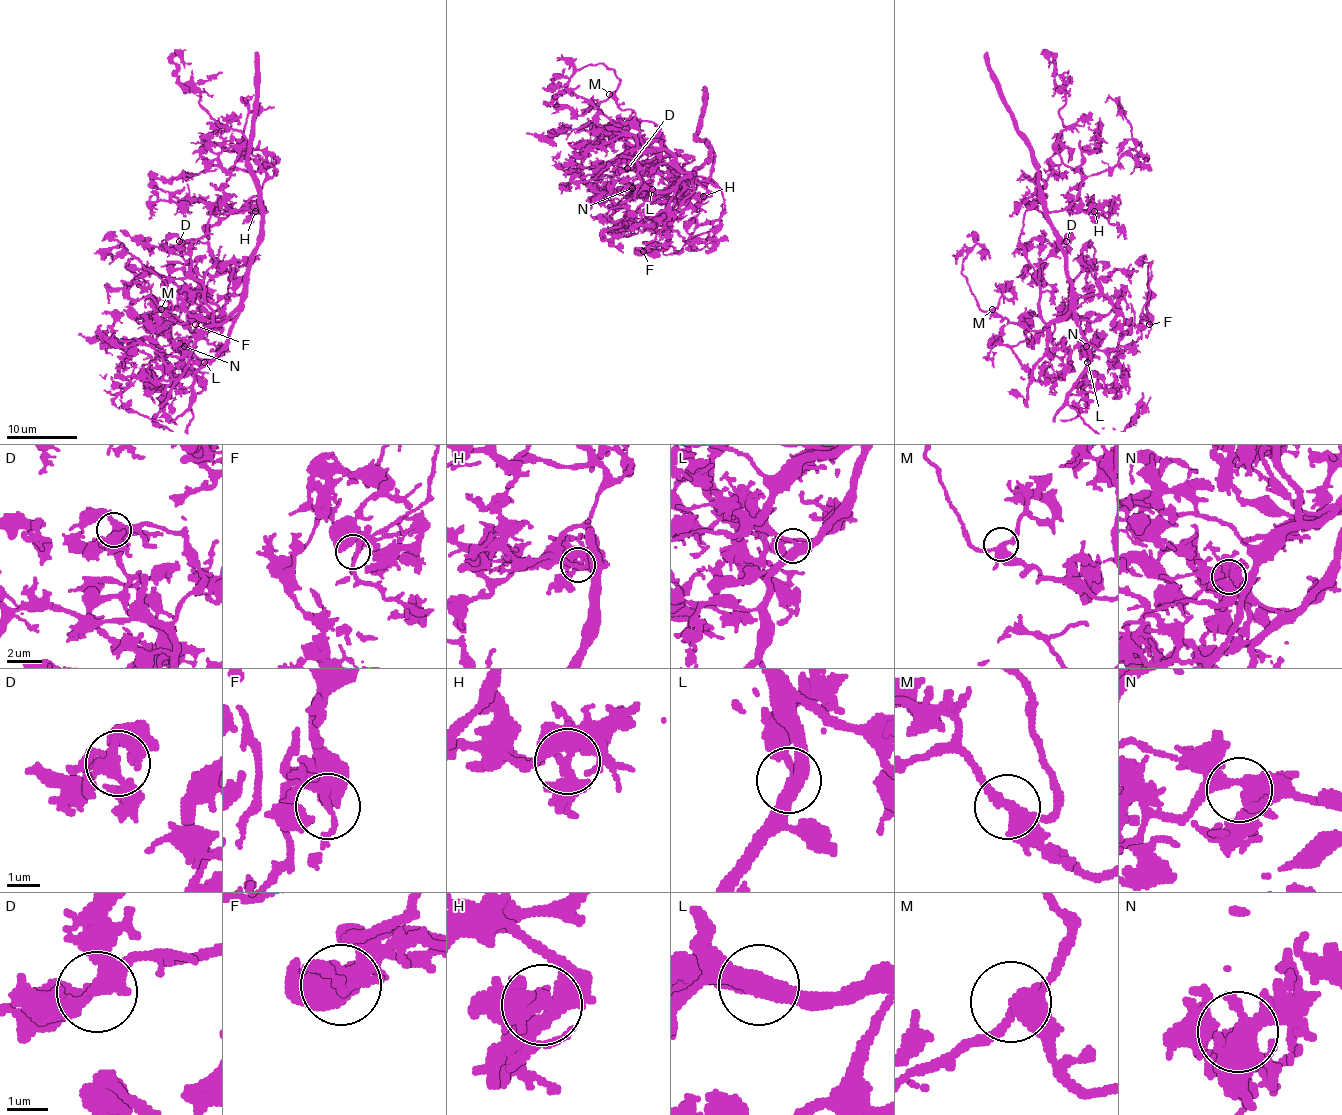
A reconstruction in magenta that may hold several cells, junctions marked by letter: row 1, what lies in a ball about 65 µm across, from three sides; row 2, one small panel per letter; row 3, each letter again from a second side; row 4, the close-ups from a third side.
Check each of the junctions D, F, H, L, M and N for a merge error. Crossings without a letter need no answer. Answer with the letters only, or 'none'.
none

